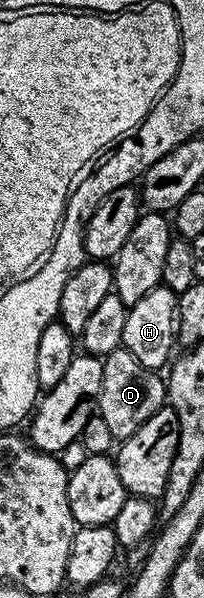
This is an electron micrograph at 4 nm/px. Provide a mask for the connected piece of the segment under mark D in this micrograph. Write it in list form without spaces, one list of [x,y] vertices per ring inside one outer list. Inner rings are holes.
[[[117,348],[102,358],[102,362],[103,378],[97,413],[105,419],[116,442],[122,443],[134,435],[157,410],[164,408],[167,387],[164,378],[156,370],[146,369],[137,363],[128,349]]]

